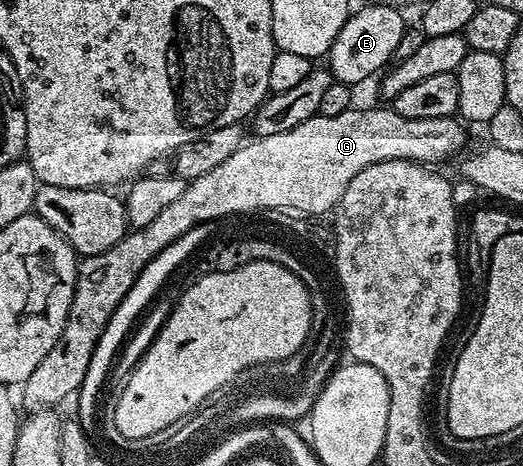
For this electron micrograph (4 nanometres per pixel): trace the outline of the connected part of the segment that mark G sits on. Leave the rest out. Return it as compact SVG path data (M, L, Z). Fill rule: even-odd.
M351 107L343 111L343 115L312 117L299 123L299 127L291 127L291 131L283 131L279 135L254 136L246 140L245 144L239 147L239 151L231 155L231 159L227 159L212 171L207 171L207 175L199 175L199 179L188 182L183 195L179 195L179 199L169 204L152 223L147 223L147 227L126 233L122 241L111 247L111 251L103 251L99 255L84 258L77 266L75 295L71 299L71 311L63 327L63 335L59 335L59 343L51 347L51 351L42 359L39 367L35 367L35 371L31 371L31 375L25 380L23 386L25 394L20 394L20 404L24 408L26 405L26 410L29 411L52 409L60 406L60 401L67 400L69 396L72 398L78 392L103 329L107 327L108 320L114 315L115 309L130 291L132 284L139 278L140 272L165 247L174 243L181 235L186 235L187 231L191 231L196 225L217 223L222 219L236 218L238 215L258 215L268 210L284 210L294 215L315 215L311 213L329 215L336 209L339 199L343 199L347 183L351 183L351 179L355 179L355 175L359 175L363 167L371 167L371 163L415 161L418 165L437 167L440 166L440 161L453 156L456 158L466 148L464 147L466 126L456 116L443 119L407 119L396 113L392 107L357 108Z

